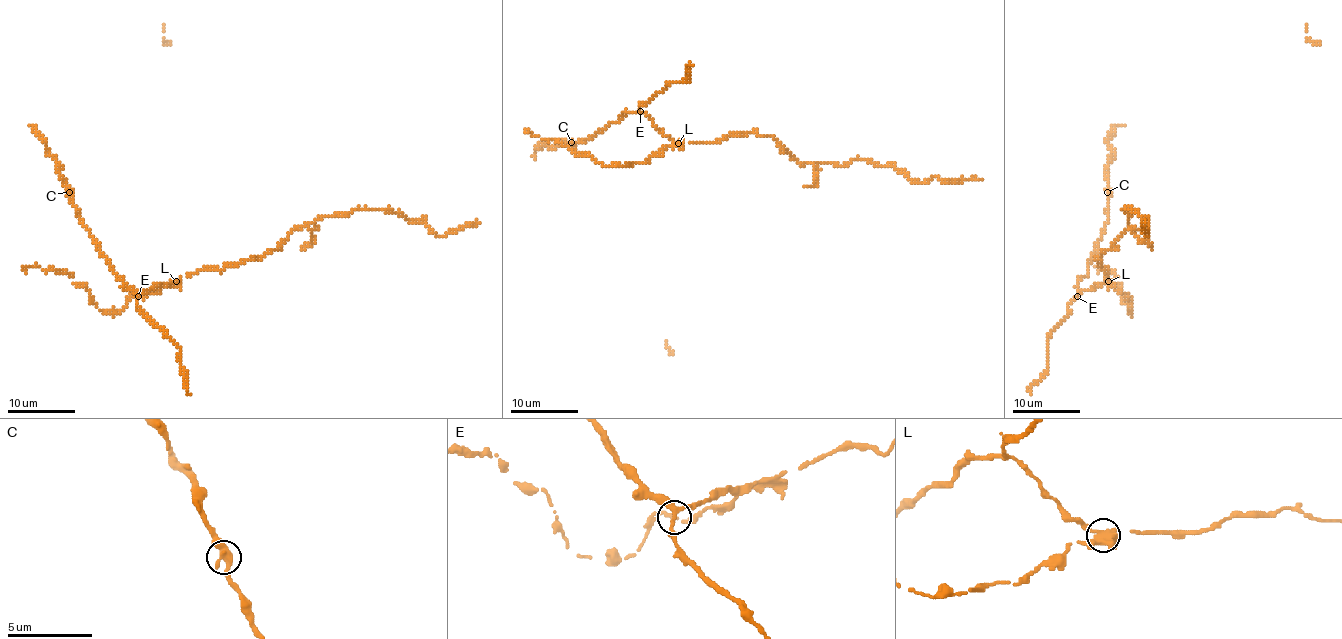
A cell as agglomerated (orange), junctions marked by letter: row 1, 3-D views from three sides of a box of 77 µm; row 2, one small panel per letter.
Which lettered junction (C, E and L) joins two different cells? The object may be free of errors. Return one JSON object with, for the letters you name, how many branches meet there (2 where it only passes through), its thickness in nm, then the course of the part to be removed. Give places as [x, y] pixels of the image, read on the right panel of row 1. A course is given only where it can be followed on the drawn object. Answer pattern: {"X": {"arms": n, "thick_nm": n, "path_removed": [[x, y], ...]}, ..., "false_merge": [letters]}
{"L": {"arms": 3, "thick_nm": 420, "path_removed": [[1109, 281], [1126, 298], [1129, 296], [1132, 313], [1114, 272], [1102, 266], [1099, 272]]}, "false_merge": ["L"]}

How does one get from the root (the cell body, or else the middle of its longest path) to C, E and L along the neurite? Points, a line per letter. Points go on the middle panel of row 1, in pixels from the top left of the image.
C: (622, 116), (586, 142), (571, 142)
E: (622, 116), (640, 111)
L: (622, 116), (628, 111), (642, 111), (667, 137), (679, 143)

